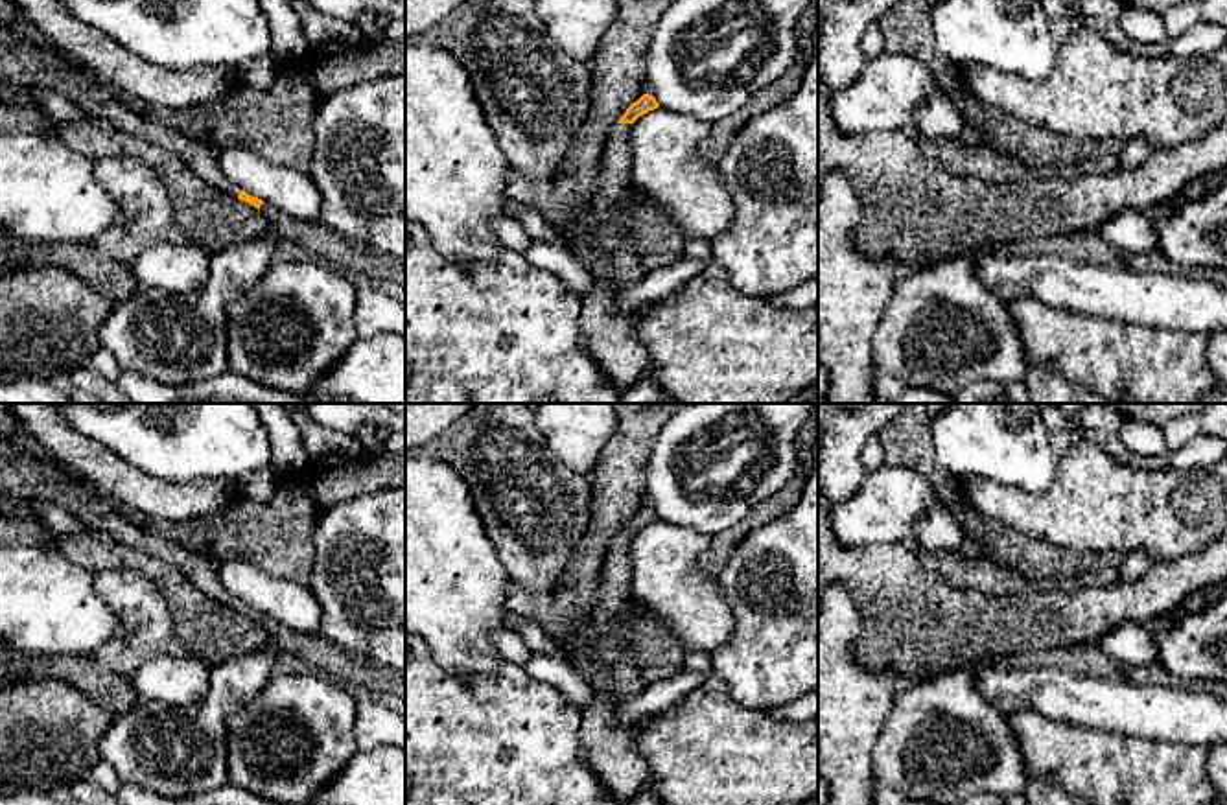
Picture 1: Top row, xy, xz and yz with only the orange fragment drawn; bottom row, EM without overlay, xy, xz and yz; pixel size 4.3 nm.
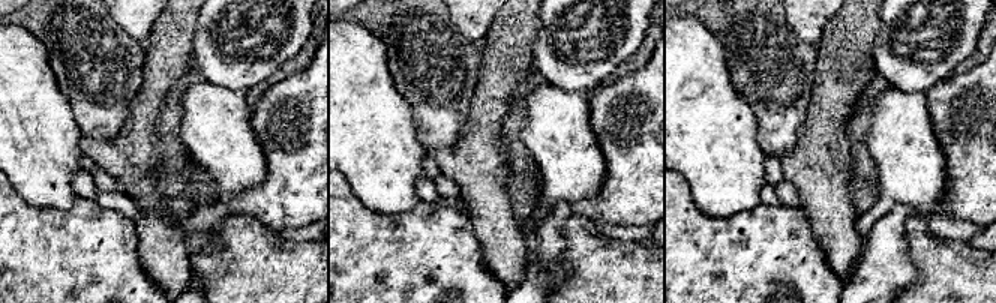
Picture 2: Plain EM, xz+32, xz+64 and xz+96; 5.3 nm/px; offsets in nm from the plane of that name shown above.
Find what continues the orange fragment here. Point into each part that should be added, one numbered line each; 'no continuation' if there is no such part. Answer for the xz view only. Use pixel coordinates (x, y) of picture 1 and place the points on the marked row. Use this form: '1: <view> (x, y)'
1: xz (614, 185)

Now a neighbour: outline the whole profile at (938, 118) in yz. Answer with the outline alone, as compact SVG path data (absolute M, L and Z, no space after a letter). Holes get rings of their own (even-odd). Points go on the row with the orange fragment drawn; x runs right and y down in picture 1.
M930 92L927 101L916 112L916 125L912 133L921 138L956 138L962 140L969 134L965 120L952 99L941 92Z

